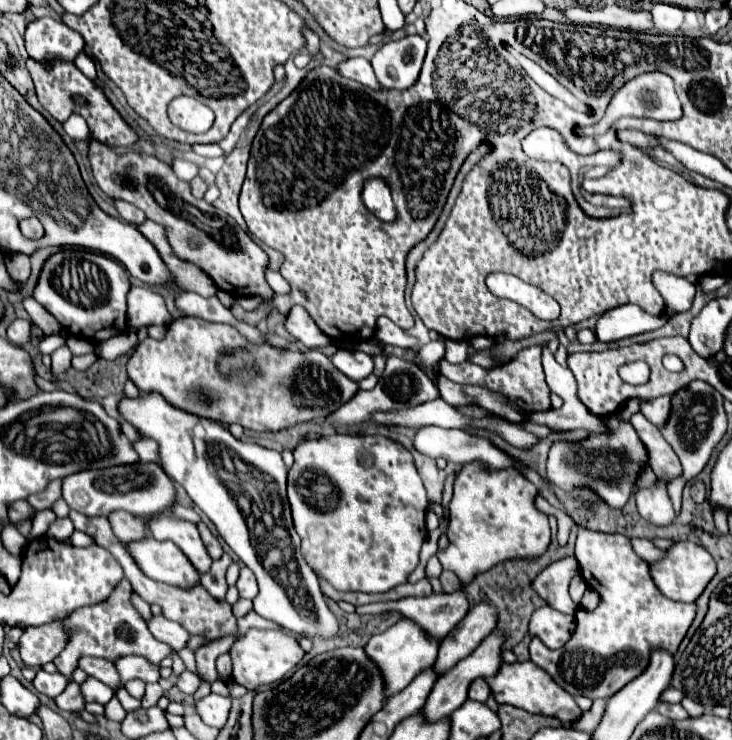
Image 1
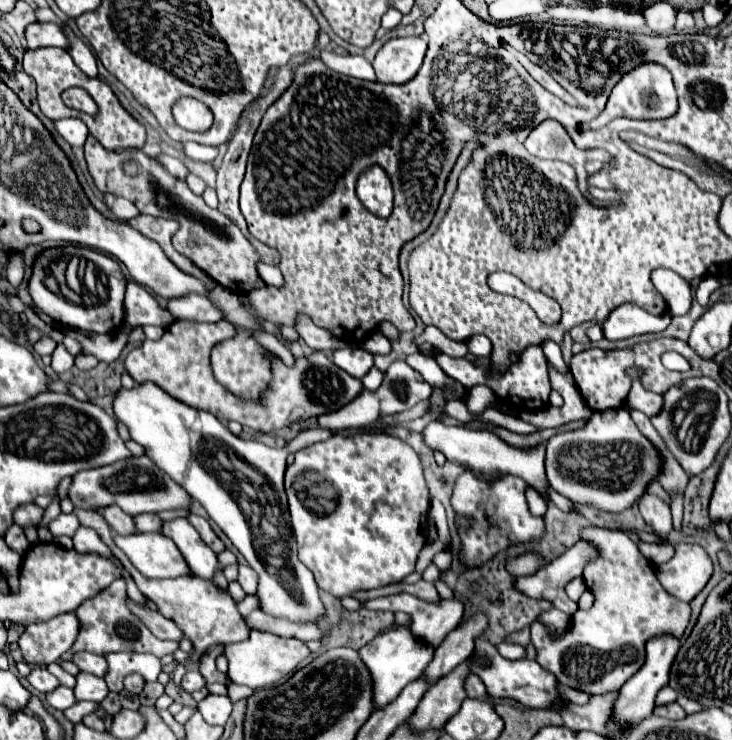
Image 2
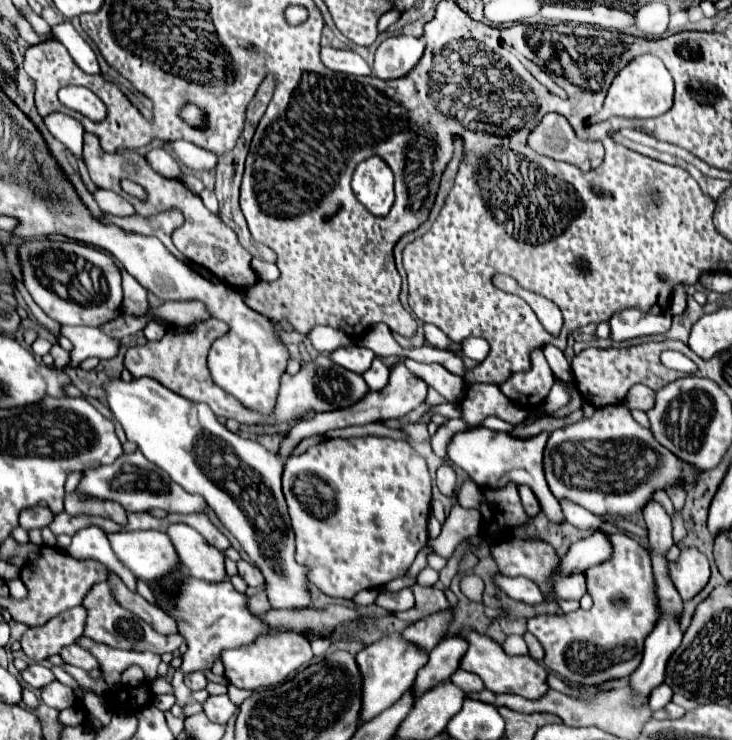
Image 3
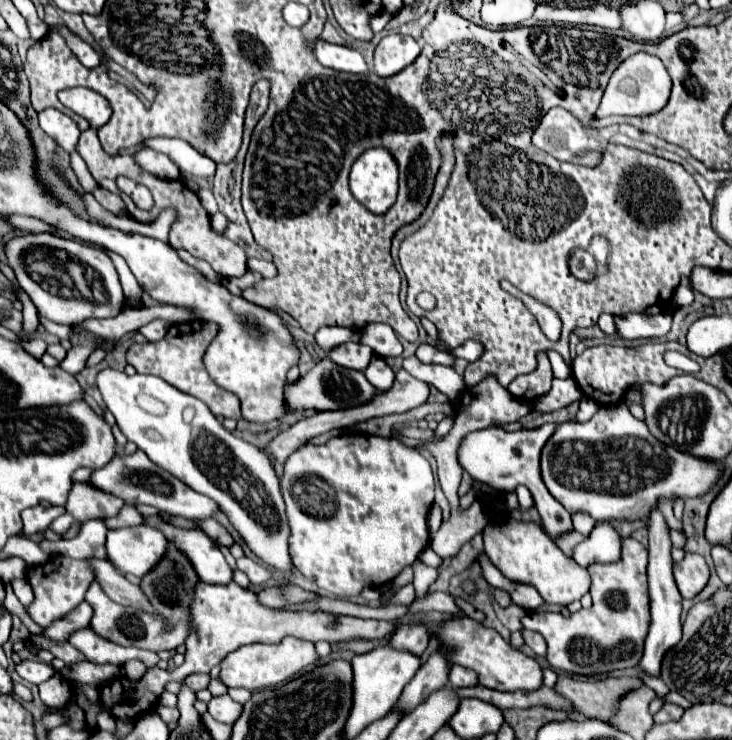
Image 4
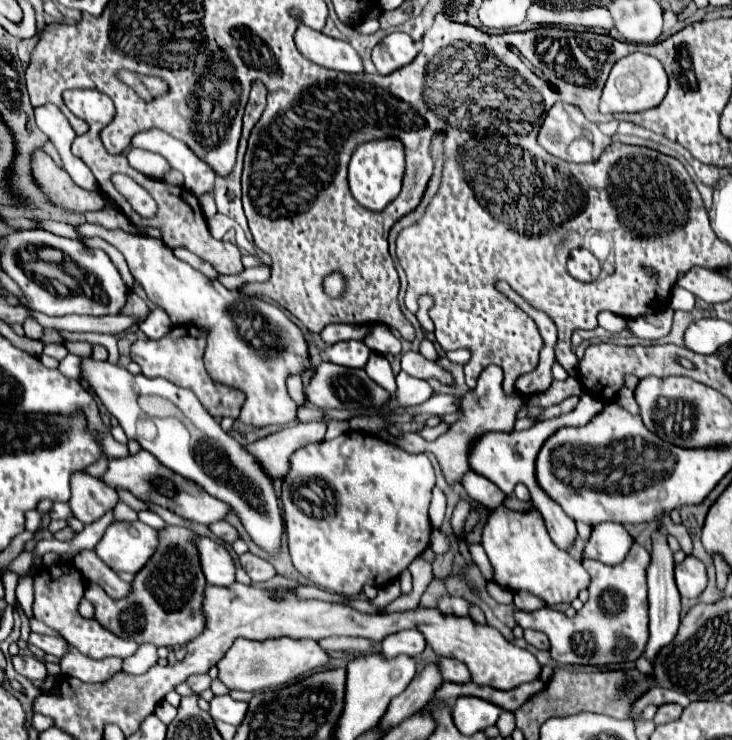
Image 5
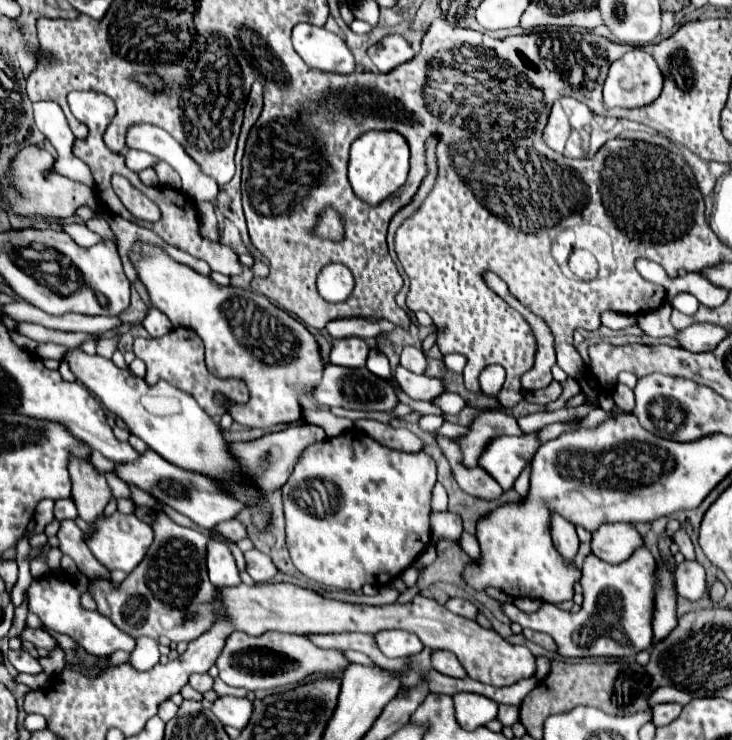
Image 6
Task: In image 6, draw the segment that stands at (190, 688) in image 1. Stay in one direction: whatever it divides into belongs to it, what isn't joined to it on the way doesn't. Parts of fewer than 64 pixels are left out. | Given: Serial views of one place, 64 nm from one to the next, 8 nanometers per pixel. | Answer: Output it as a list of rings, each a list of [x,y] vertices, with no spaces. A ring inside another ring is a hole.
[[[192,674],[190,676],[190,686],[198,692],[208,692],[212,690],[212,684],[214,684],[214,678],[210,674]]]

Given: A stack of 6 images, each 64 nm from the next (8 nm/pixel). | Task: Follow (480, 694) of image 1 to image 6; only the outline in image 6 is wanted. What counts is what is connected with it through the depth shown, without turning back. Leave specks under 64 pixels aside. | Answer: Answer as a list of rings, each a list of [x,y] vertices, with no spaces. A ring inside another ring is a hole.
[[[432,650],[432,668],[446,674],[446,676],[454,676],[454,678],[464,678],[466,672],[462,668],[462,664],[456,660],[456,654],[452,652],[444,652],[444,650]]]

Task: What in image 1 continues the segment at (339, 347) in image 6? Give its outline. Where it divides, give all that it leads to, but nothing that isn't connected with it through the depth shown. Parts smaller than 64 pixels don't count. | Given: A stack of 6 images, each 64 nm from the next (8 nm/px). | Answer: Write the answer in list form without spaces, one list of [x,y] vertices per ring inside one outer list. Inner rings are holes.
[[[340,348],[332,356],[332,362],[340,372],[344,372],[346,376],[350,376],[356,382],[360,382],[362,378],[372,374],[372,368],[374,368],[372,356],[362,352],[362,350],[344,350],[344,348]]]

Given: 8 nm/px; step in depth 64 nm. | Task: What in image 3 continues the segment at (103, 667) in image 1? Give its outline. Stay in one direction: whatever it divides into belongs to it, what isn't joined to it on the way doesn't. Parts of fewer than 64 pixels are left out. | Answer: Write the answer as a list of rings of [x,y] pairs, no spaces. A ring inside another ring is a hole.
[[[70,644],[66,648],[60,650],[60,656],[64,662],[72,664],[72,666],[78,666],[82,670],[92,670],[92,668],[98,668],[96,660],[92,660],[90,652],[86,652],[84,648],[80,648],[78,644]]]

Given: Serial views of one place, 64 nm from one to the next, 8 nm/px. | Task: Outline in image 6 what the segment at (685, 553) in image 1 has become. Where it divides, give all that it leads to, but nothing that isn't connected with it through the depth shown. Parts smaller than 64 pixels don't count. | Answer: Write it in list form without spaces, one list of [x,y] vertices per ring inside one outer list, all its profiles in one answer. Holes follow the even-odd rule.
[[[684,560],[674,570],[676,590],[686,600],[700,600],[706,592],[706,574],[698,562]]]

